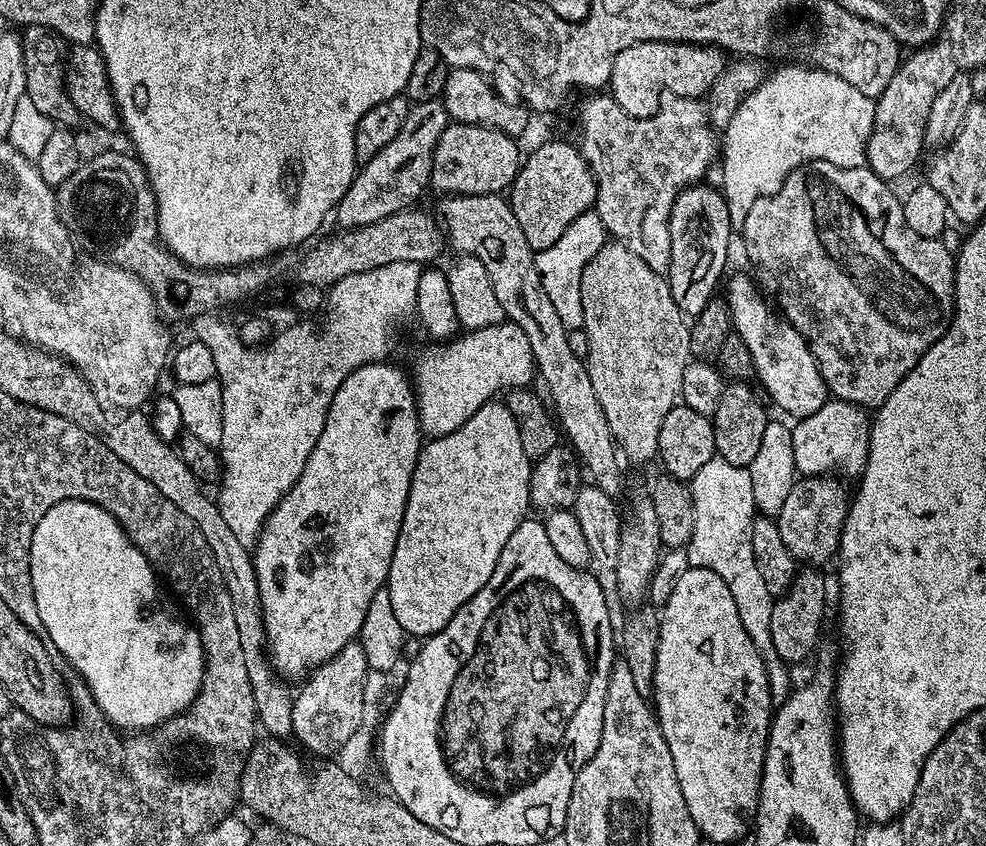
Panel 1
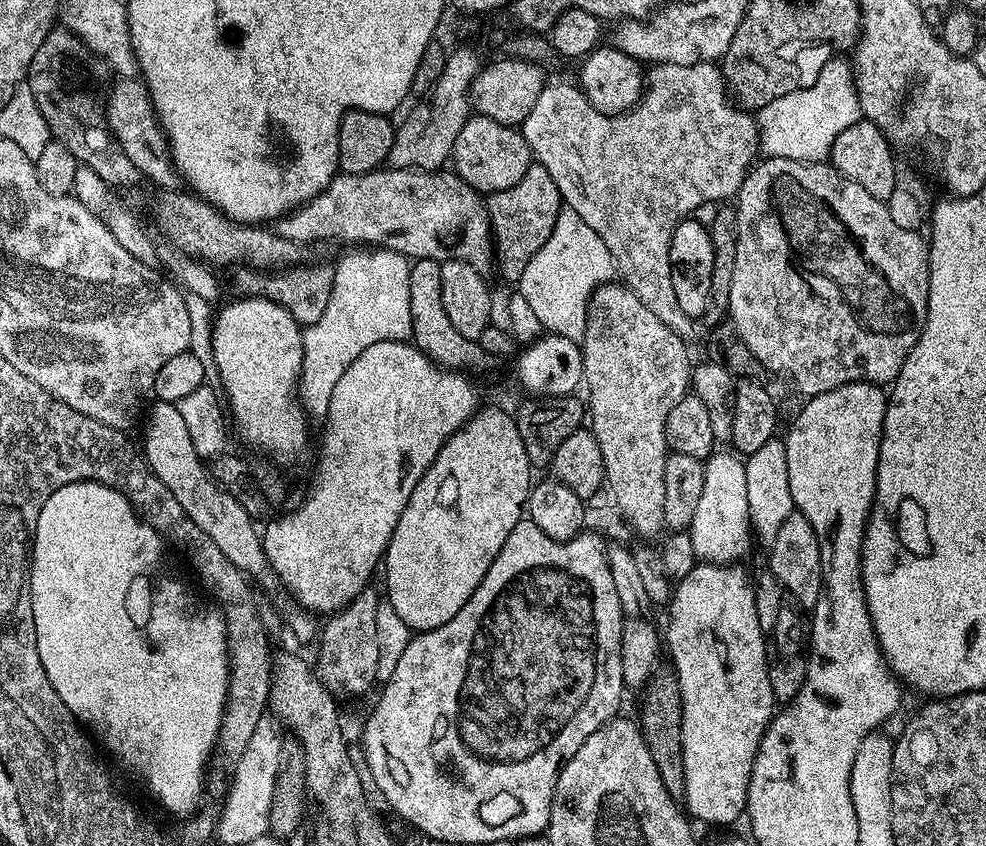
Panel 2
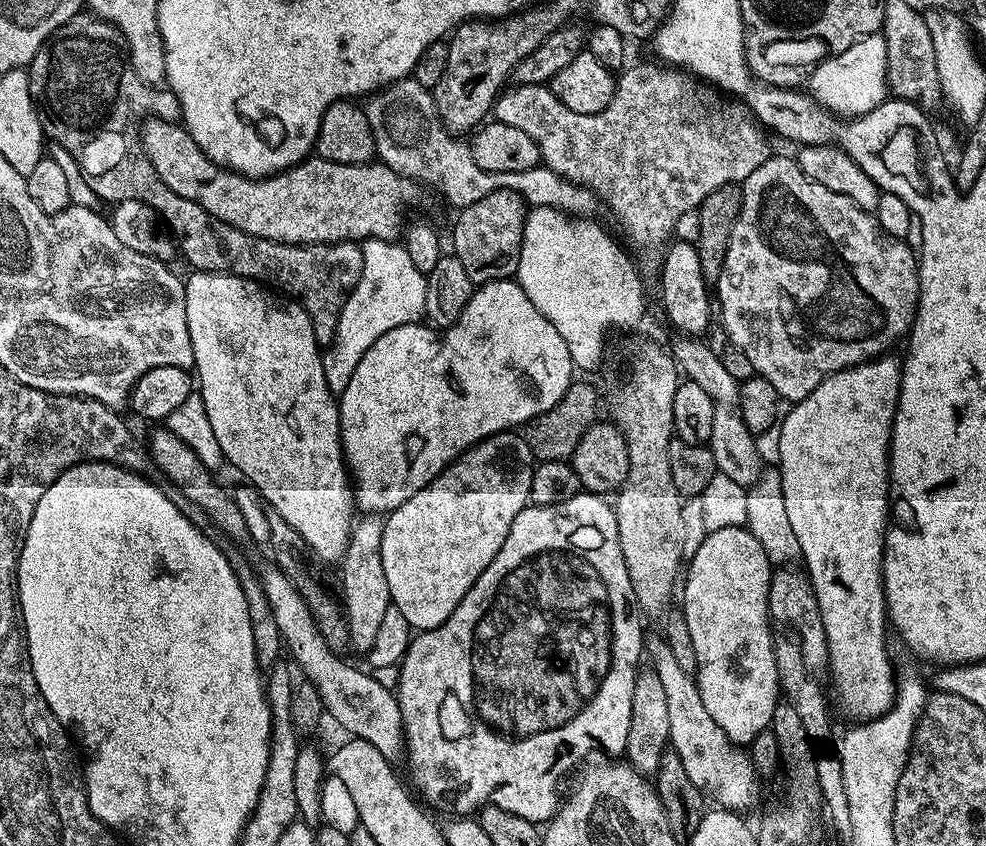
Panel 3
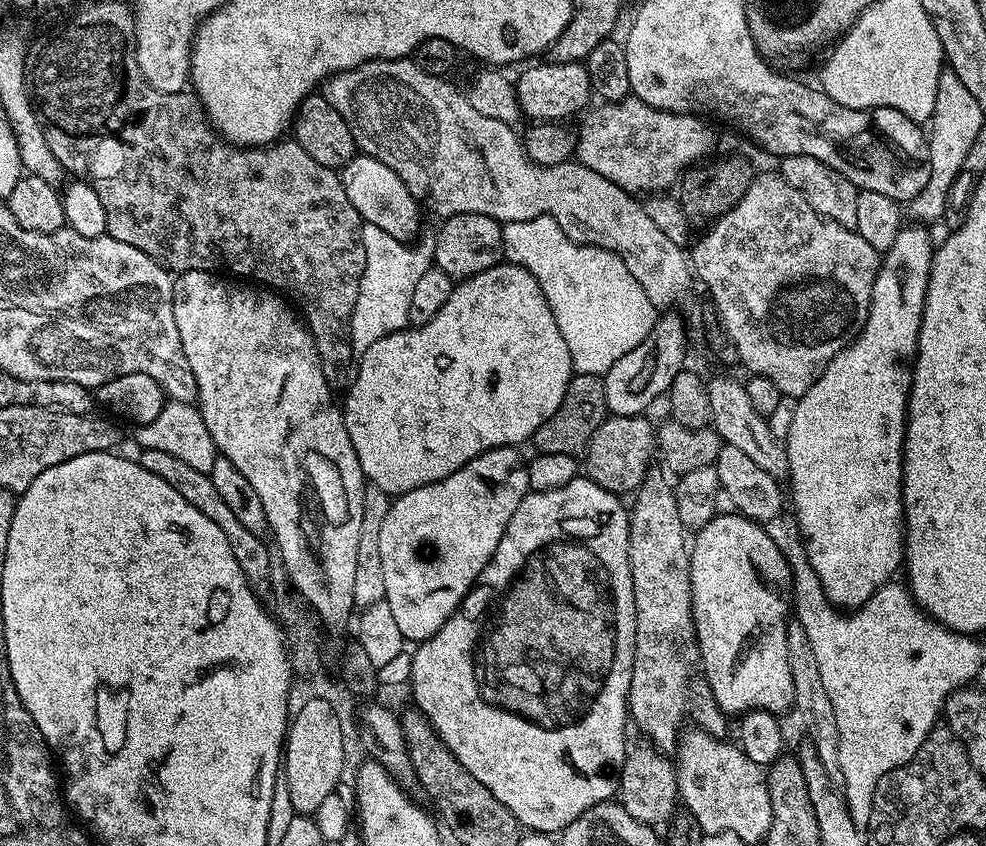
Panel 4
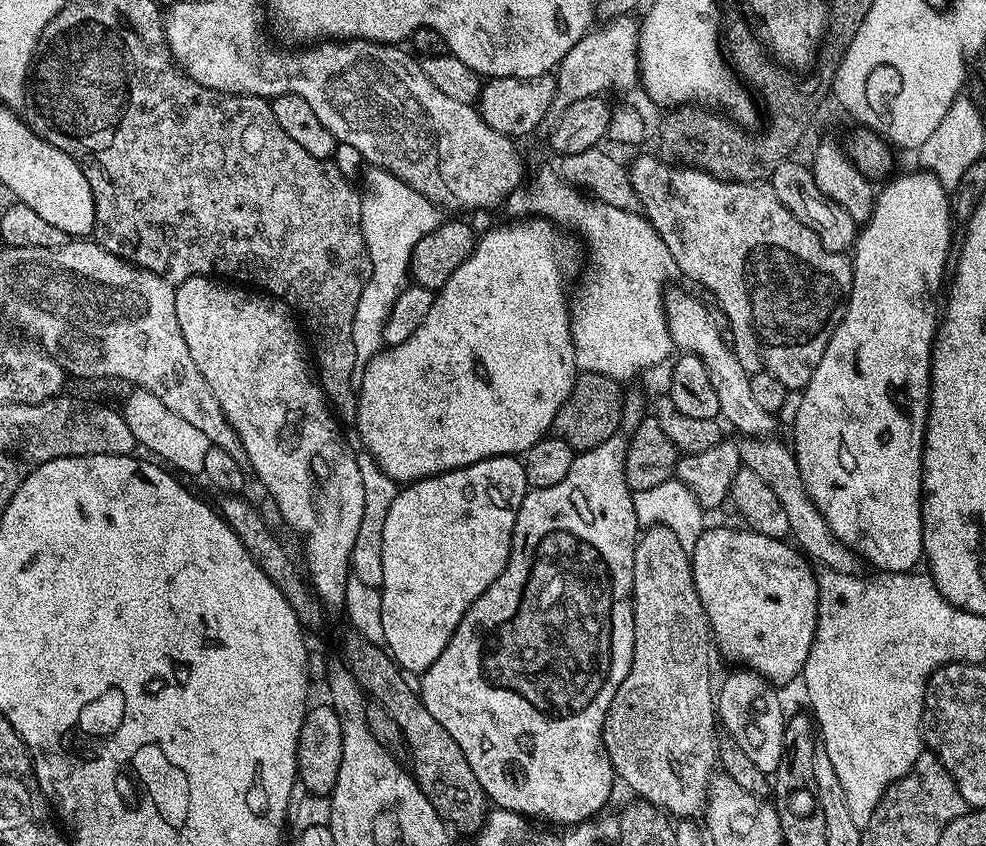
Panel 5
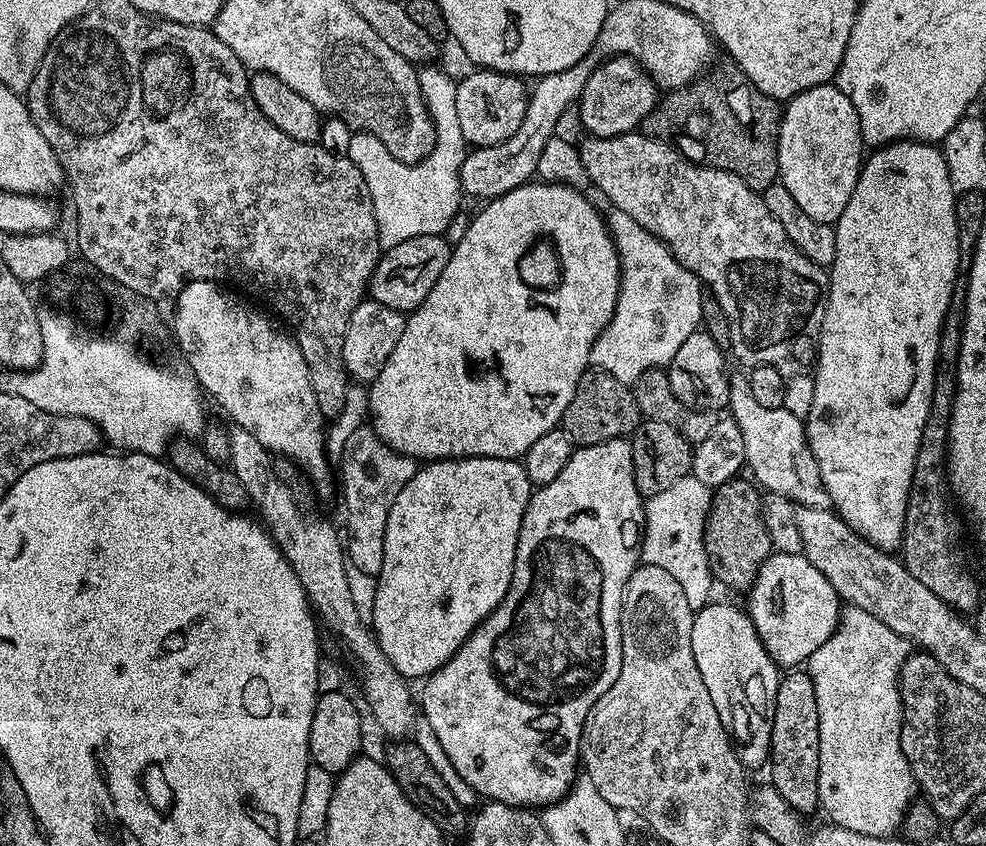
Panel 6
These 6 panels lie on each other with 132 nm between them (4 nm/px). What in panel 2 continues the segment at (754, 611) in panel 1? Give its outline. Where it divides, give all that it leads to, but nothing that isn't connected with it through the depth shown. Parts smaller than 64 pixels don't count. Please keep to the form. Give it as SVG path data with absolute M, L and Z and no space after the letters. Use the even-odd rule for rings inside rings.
M713 451L712 455L704 461L706 483L702 486L702 499L699 500L698 510L694 513L694 522L691 528L687 529L694 542L694 554L697 561L706 564L735 565L751 550L752 544L754 545L750 506L746 506L746 466L739 455L729 452Z

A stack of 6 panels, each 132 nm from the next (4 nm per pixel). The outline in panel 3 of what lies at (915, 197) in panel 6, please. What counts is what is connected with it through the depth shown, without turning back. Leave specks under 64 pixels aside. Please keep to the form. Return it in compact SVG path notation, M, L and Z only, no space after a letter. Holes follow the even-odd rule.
M892 354L876 357L875 360L865 360L863 364L855 364L841 372L835 372L826 377L806 398L795 401L792 409L781 424L779 439L779 469L782 482L782 499L786 501L786 515L794 535L798 538L802 564L805 564L806 575L812 583L814 594L817 596L818 608L821 611L822 627L825 631L826 646L829 650L827 675L832 675L832 684L836 687L836 700L840 708L856 722L874 720L884 716L896 702L897 673L892 673L892 660L888 657L887 632L890 626L888 607L884 601L884 535L888 533L890 523L890 485L888 483L888 445L892 443L892 423L896 413L896 403L900 397L900 373L902 364Z

